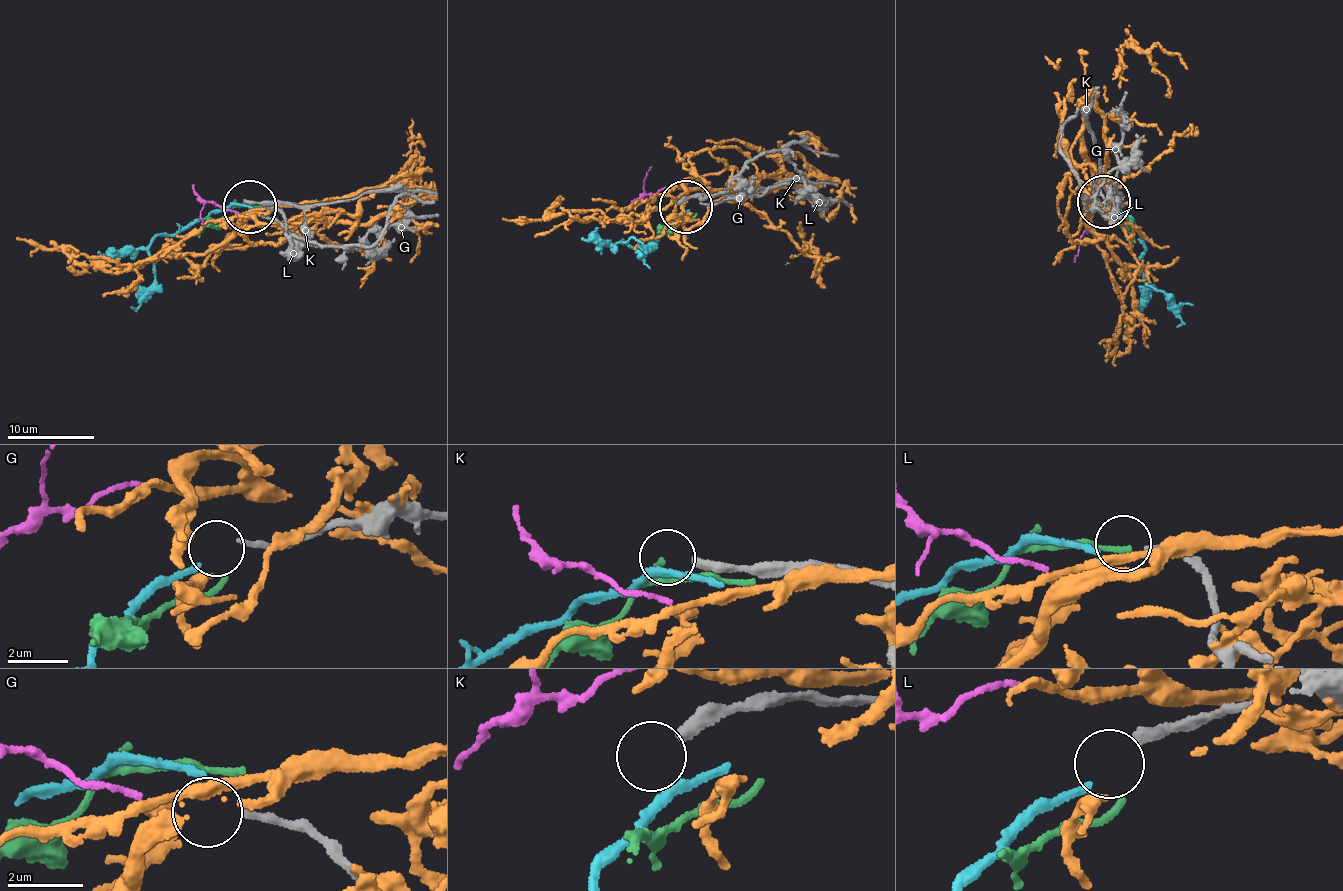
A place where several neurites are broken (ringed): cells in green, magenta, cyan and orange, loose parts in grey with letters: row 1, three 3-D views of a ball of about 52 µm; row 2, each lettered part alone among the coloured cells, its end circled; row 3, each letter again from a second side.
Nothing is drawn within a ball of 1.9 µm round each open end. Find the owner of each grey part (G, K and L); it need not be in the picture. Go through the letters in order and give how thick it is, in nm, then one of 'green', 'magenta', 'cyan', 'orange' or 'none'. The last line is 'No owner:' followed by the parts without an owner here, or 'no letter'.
G: 200 nm thick; none
K: 320 nm thick; none
L: 320 nm thick; cyan
No owner: G, K

